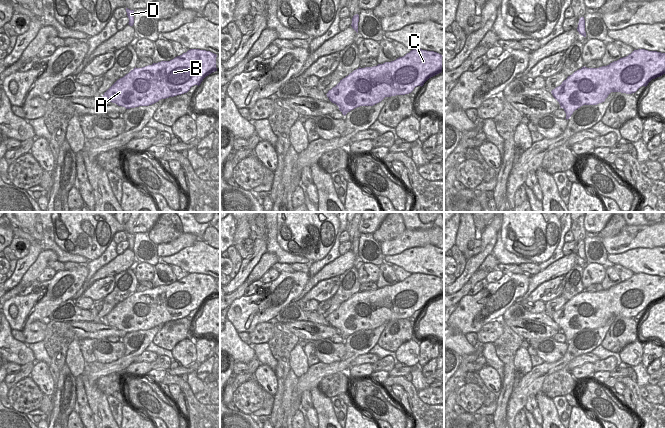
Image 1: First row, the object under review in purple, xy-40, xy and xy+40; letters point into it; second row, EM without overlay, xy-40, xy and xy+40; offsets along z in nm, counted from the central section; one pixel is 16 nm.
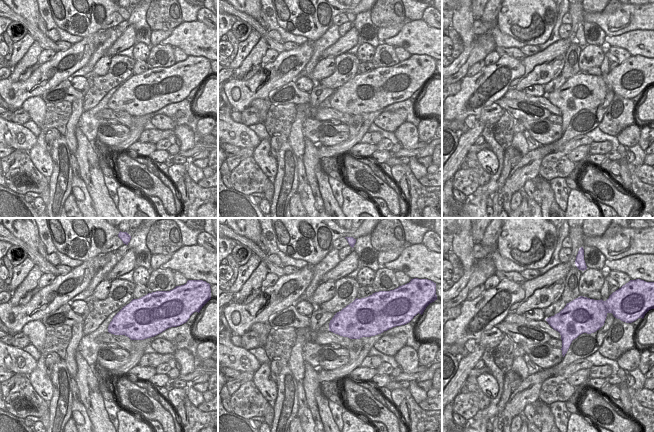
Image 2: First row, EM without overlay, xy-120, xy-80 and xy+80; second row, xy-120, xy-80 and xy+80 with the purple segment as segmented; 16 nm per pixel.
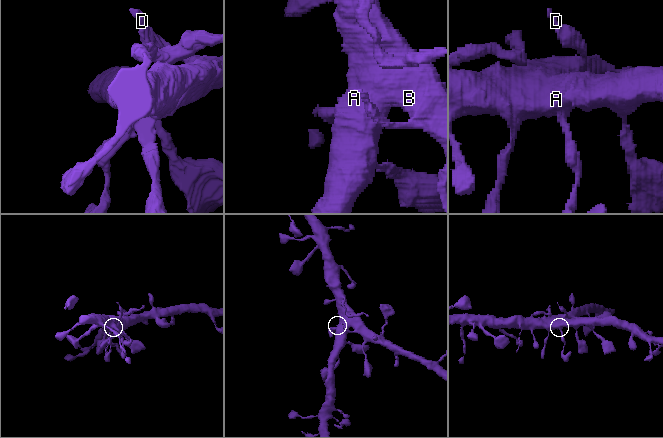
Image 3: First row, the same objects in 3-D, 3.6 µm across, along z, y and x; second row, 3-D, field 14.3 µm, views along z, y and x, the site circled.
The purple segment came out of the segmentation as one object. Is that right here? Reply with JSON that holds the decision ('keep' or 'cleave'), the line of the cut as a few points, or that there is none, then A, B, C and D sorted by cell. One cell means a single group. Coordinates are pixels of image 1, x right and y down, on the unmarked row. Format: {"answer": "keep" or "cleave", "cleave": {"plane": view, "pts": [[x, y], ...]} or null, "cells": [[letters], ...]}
{"answer": "keep", "cleave": null, "cells": [["A", "B", "C", "D"]]}

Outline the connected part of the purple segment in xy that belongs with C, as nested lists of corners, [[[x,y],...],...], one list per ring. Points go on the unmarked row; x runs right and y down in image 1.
[[[413,273],[405,280],[394,285],[373,291],[359,291],[340,304],[326,319],[345,340],[357,331],[373,330],[385,321],[409,318],[415,311],[422,311],[429,302],[442,296],[442,281],[441,278],[434,275]]]

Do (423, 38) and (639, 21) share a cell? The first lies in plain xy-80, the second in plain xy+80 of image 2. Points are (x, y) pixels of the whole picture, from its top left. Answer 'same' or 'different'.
different

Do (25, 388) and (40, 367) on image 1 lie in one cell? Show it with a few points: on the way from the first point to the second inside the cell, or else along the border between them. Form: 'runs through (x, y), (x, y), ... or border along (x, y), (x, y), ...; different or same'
border along (29, 376), (43, 394); different

